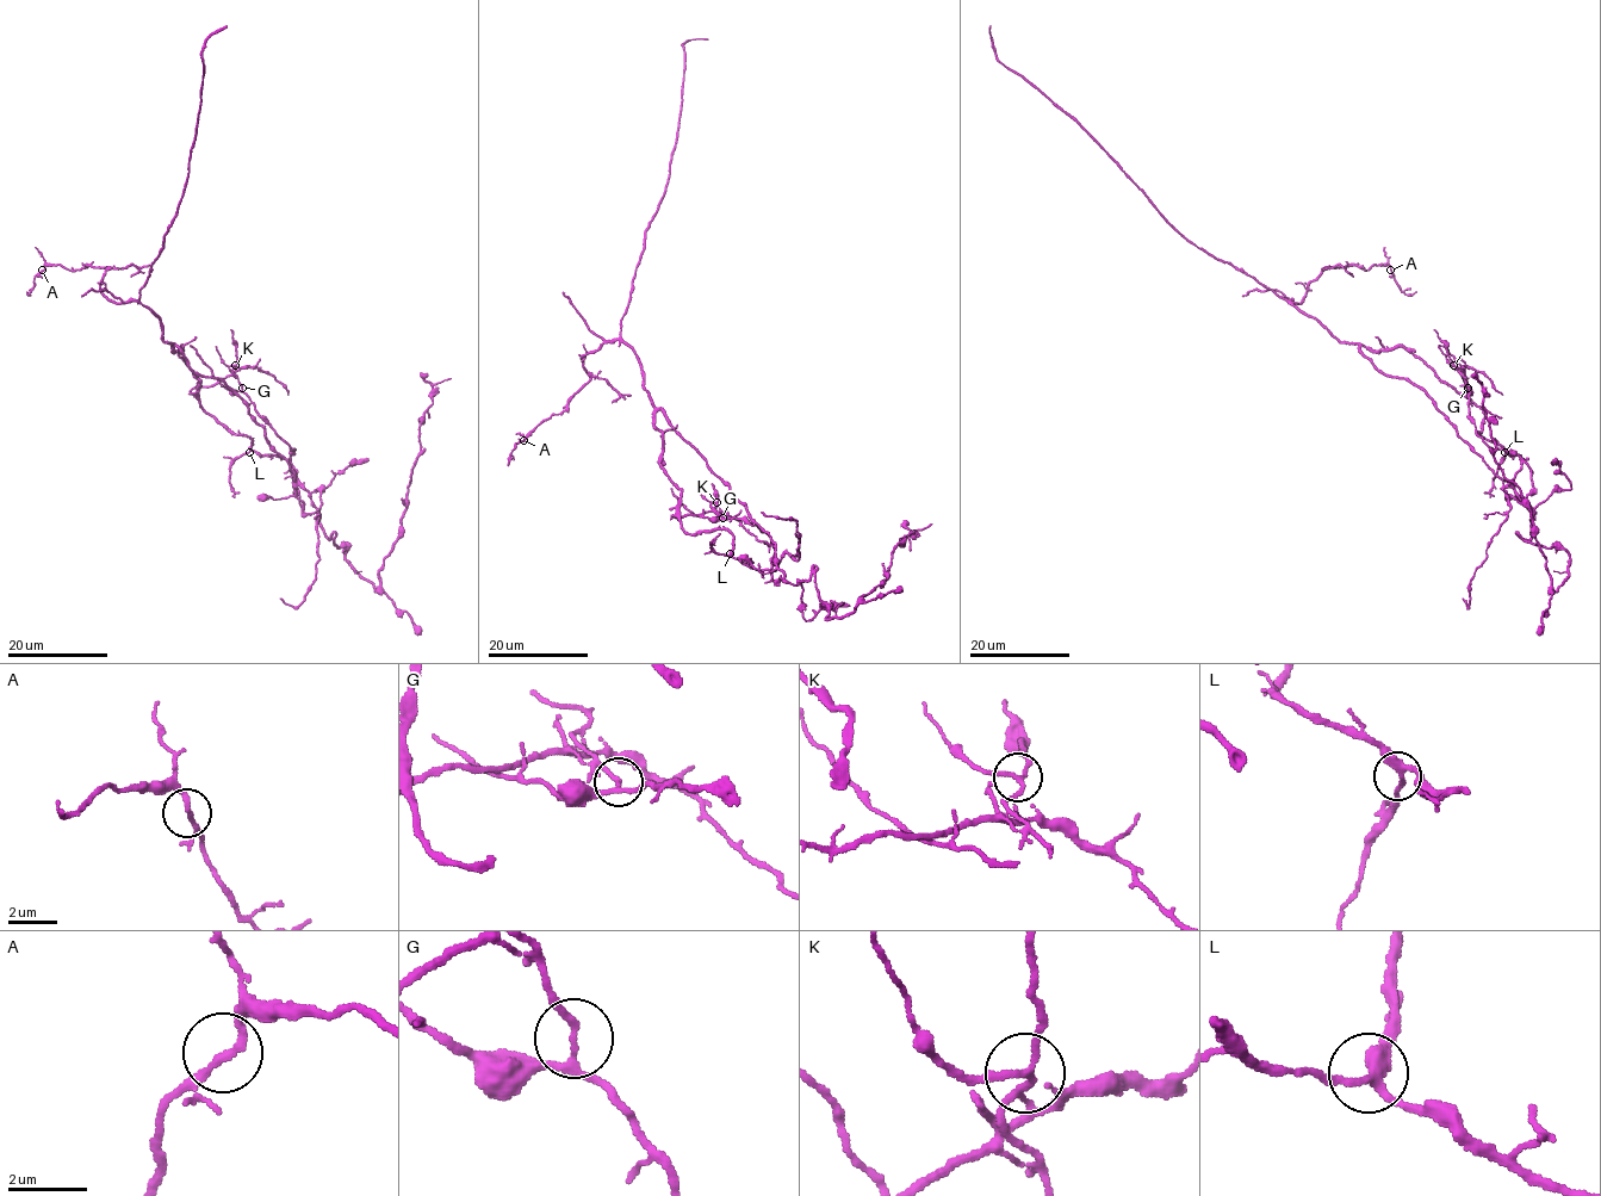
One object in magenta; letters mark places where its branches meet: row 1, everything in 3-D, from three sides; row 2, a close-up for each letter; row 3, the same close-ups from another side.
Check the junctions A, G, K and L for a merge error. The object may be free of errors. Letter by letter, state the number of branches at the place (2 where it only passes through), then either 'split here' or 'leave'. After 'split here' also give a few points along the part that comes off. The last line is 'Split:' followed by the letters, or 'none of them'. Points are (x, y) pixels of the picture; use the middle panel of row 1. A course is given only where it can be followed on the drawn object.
A: 3 branches meet; leave
G: 3 branches meet; leave
K: 3 branches meet; leave
L: 3 branches meet; leave
Split: none of them

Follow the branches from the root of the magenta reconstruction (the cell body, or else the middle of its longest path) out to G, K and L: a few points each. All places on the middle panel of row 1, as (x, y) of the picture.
G: (707, 463), (659, 408), (659, 466), (681, 490), (672, 515), (723, 518)
K: (707, 463), (659, 408), (659, 466), (681, 490), (672, 515), (703, 514), (717, 502)
L: (707, 463), (775, 544), (776, 568), (752, 569), (730, 553)

